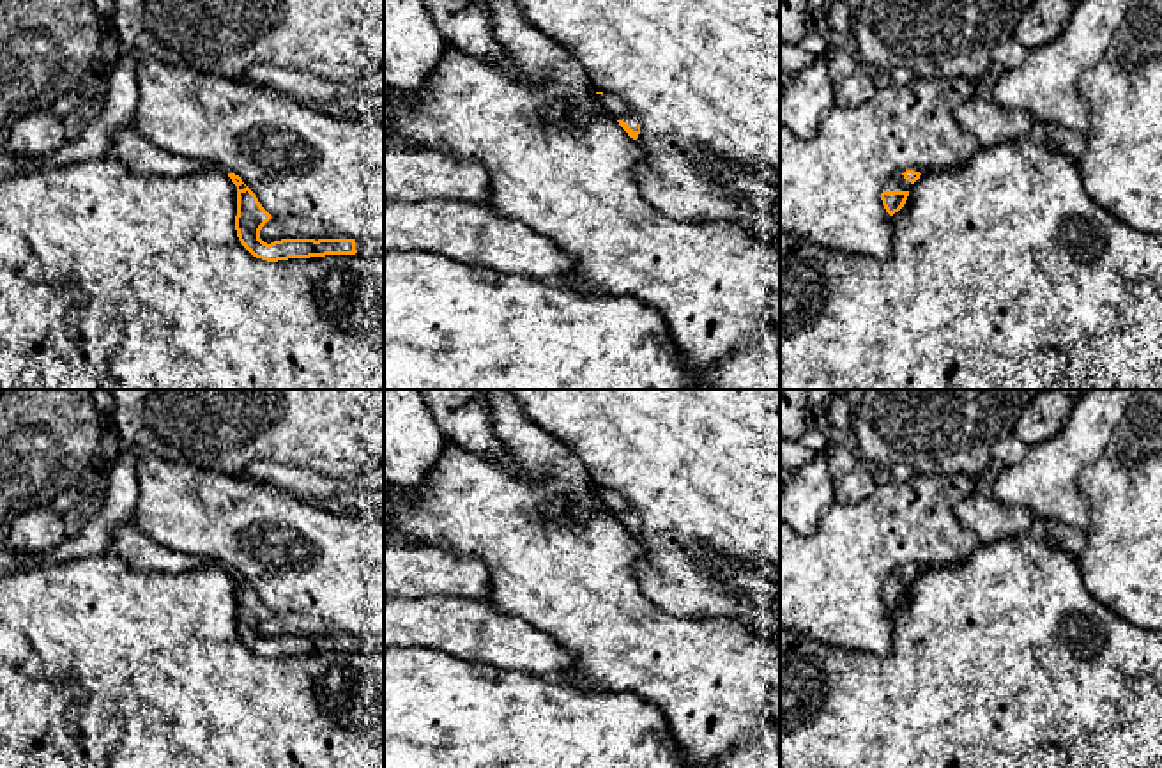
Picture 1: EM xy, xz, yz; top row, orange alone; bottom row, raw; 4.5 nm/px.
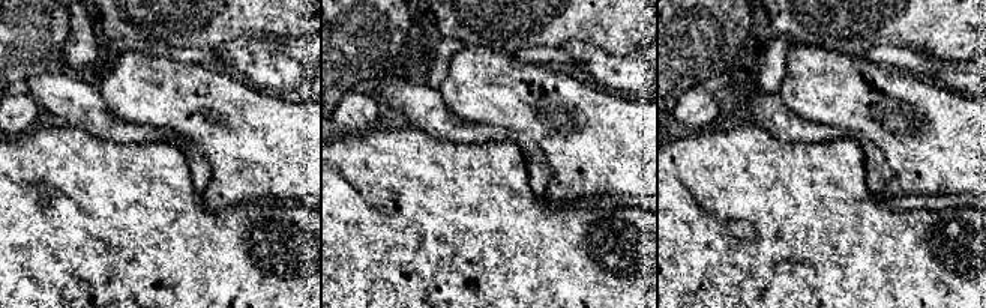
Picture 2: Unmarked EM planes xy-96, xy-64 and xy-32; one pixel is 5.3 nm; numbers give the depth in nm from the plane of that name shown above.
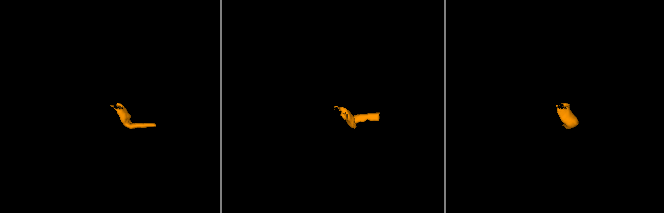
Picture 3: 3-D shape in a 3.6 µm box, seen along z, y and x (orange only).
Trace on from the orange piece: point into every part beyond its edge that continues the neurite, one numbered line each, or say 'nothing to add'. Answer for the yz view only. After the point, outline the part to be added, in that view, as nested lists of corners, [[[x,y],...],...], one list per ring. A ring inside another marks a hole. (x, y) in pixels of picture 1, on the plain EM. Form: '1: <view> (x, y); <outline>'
1: yz (897, 579); [[[895,572],[886,579],[884,588],[909,588],[911,582],[913,580],[906,577],[904,572]]]

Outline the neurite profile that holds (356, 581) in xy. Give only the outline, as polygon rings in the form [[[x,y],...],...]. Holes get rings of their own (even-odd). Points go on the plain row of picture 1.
[[[133,449],[138,472],[134,526],[166,549],[235,570],[256,591],[271,616],[260,635],[384,635],[384,517],[352,515],[294,492]]]

